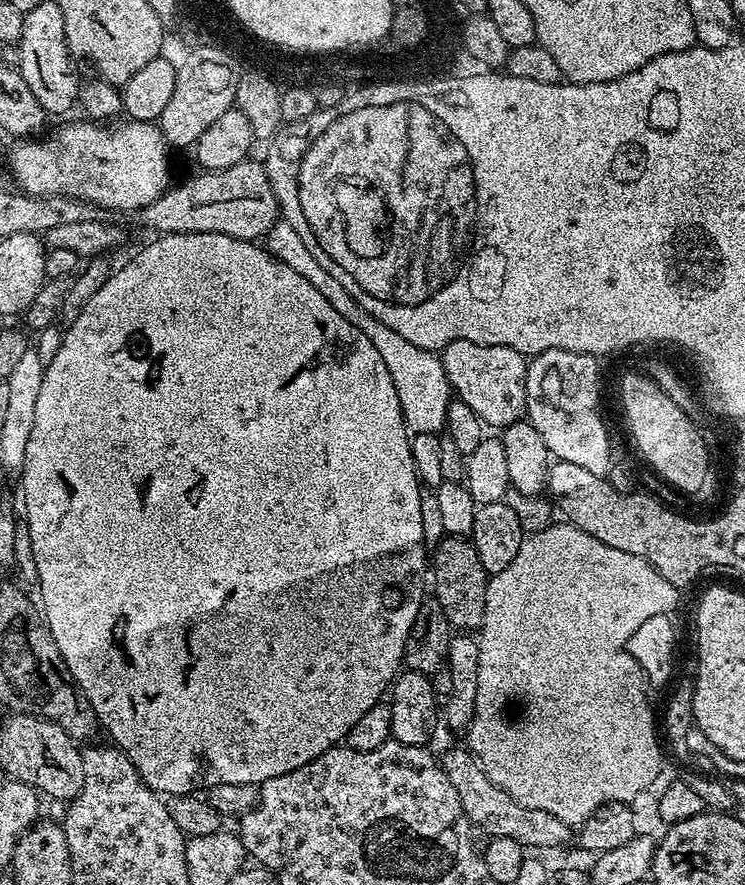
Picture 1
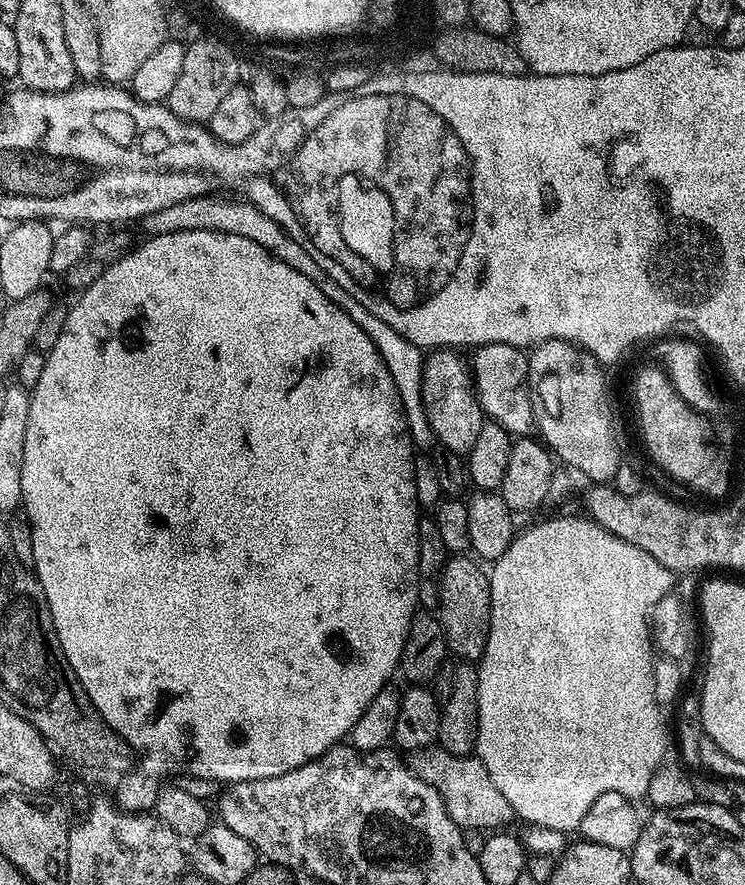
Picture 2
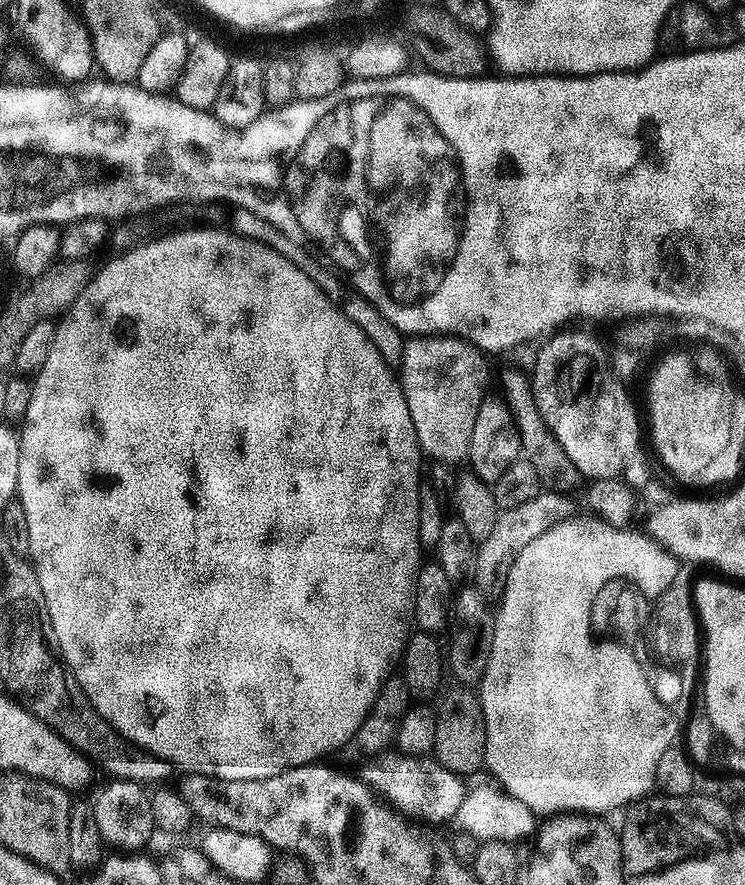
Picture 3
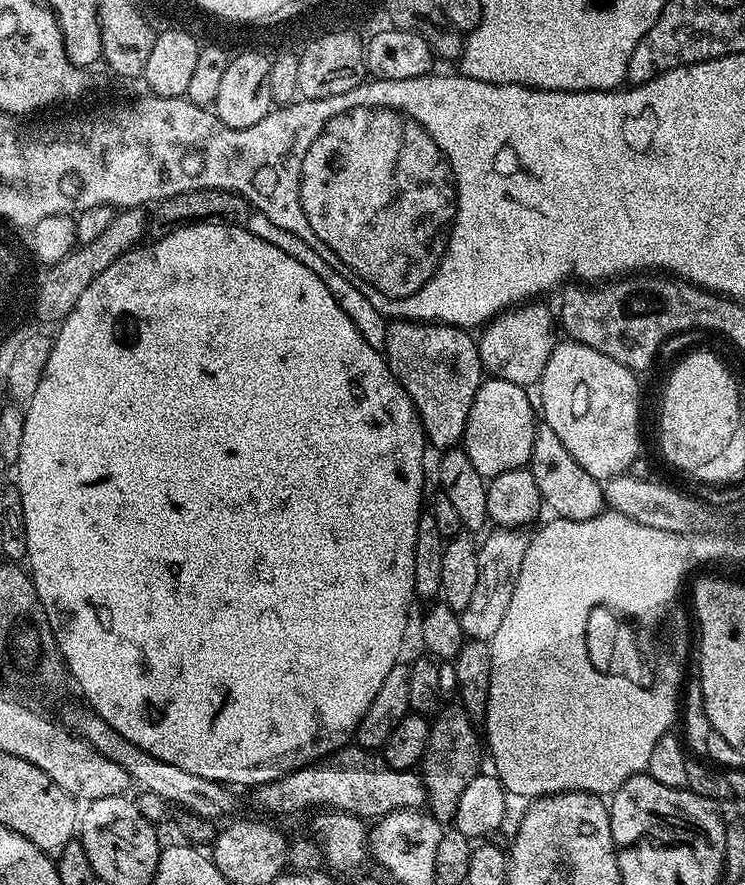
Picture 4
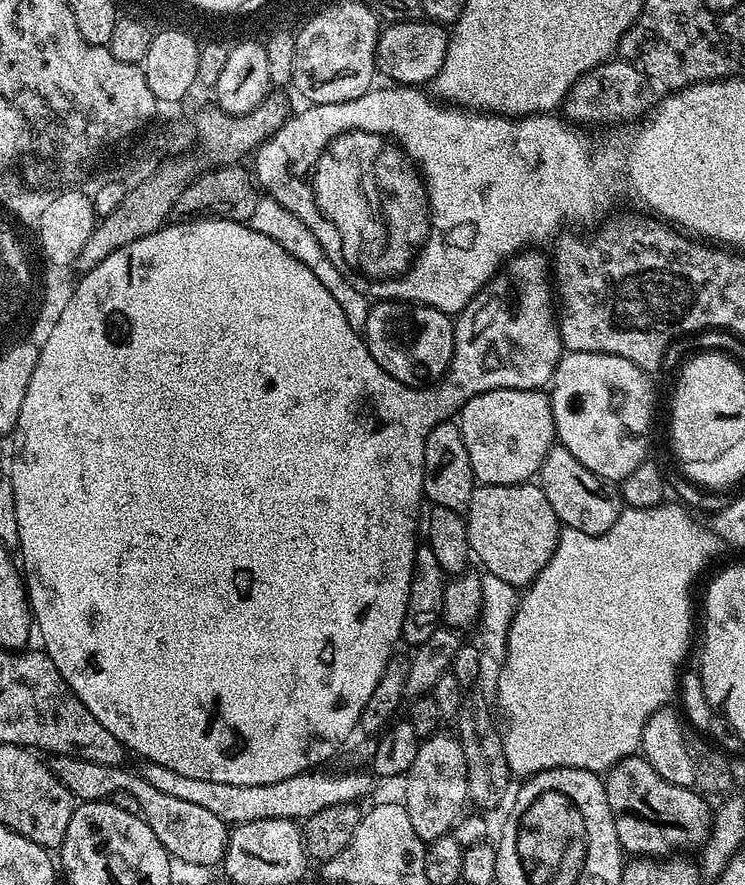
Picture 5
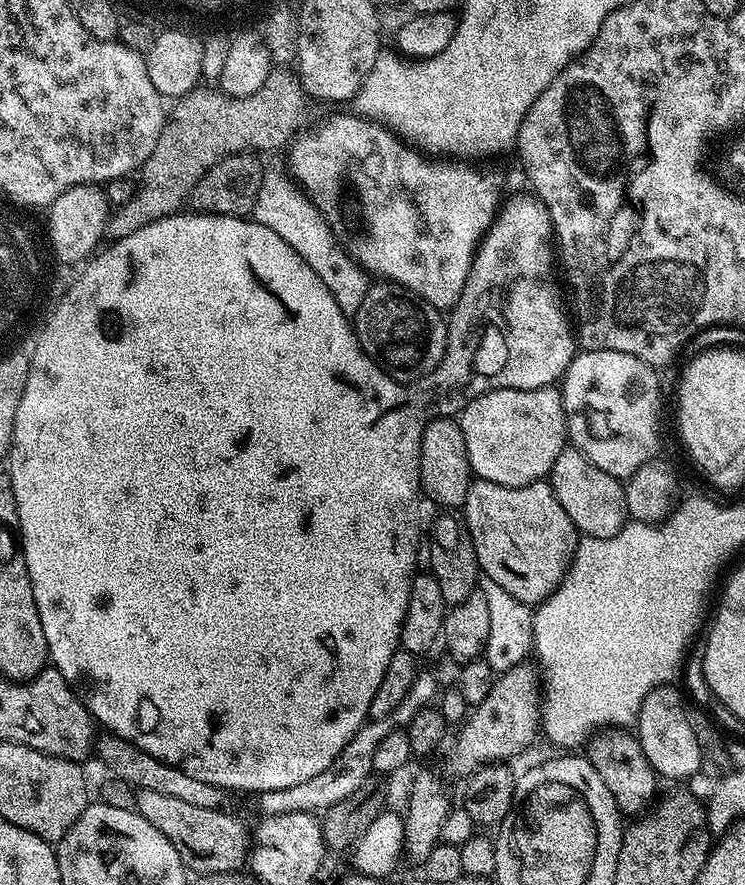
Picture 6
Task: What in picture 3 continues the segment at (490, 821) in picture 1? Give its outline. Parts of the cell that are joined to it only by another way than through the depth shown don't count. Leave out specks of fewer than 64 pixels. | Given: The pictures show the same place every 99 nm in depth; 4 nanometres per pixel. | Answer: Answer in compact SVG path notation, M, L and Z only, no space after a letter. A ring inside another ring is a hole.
M389 750L369 760L372 761L358 772L359 779L387 801L397 813L440 824L443 820L451 821L466 798L465 777L446 770L446 766L442 766L431 755L406 756Z

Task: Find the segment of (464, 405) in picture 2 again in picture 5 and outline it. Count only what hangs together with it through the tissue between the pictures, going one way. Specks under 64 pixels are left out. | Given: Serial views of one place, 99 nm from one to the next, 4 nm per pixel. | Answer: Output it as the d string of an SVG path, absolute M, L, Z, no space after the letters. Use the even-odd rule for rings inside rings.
M377 300L369 307L368 317L362 329L364 345L369 354L398 382L419 385L421 382L435 382L449 371L454 350L454 320L449 313L439 312L428 304L410 304L407 300Z

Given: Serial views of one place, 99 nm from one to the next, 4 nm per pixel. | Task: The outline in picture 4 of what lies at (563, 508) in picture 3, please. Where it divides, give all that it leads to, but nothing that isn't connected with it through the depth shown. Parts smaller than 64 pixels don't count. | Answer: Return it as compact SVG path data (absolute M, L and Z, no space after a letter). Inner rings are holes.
M497 527L492 531L496 532L478 544L478 586L474 586L474 598L470 598L470 606L458 614L465 637L485 642L498 634L498 626L502 626L502 618L506 618L506 609L510 606L510 598L514 598L514 586L522 570L522 558L530 543L529 537L524 537L525 533L519 528Z

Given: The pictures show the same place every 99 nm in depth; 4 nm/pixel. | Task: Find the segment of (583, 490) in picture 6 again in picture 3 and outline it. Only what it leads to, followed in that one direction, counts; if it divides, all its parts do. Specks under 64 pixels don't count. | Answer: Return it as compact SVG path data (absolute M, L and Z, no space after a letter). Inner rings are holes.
M520 368L502 369L500 388L504 391L502 399L512 411L512 417L516 423L523 459L531 462L536 468L538 478L545 489L565 494L571 493L573 491L571 488L576 483L581 483L581 474L574 466L574 462L570 462L566 450L562 450L562 446L558 446L558 438L554 438L550 426L546 426L546 422L542 418L542 410L538 410L538 402L532 389L529 373L525 369L523 372Z

